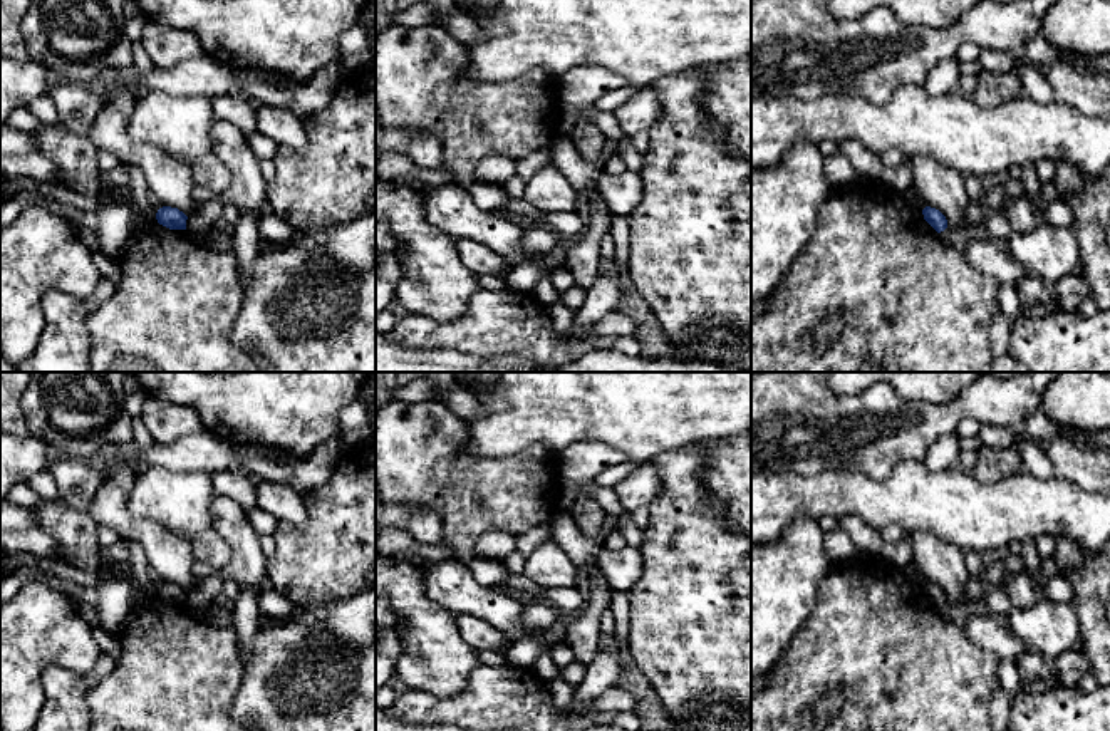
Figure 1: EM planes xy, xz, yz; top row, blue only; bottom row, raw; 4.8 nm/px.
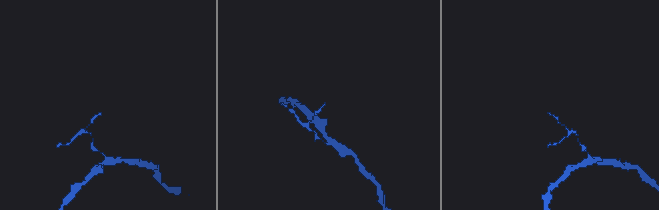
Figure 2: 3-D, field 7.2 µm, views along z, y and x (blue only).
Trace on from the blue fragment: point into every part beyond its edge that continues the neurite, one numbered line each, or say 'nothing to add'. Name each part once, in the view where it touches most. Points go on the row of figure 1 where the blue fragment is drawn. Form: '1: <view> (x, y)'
nothing to add

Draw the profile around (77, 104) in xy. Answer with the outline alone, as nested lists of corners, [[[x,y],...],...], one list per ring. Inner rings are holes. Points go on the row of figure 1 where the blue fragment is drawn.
[[[54,79],[47,94],[55,104],[59,122],[75,134],[87,136],[104,104],[99,86]]]

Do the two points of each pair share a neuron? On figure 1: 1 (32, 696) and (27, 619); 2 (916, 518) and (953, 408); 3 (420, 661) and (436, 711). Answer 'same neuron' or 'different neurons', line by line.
1: same neuron
2: different neurons
3: different neurons

